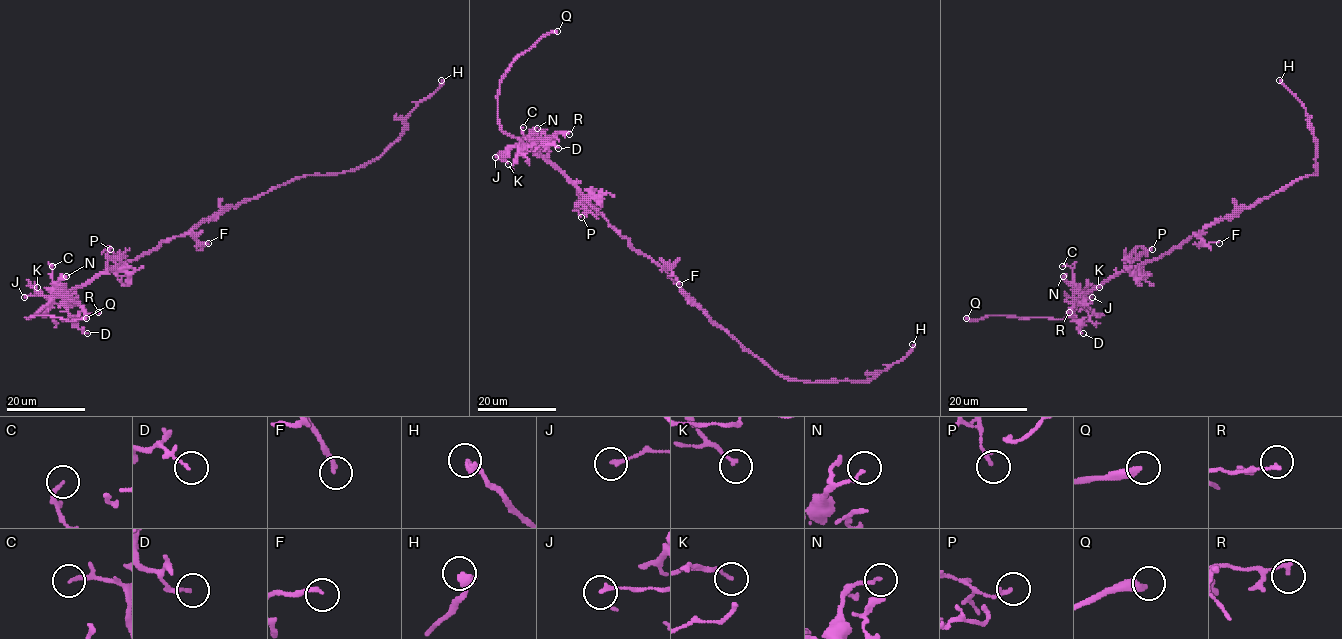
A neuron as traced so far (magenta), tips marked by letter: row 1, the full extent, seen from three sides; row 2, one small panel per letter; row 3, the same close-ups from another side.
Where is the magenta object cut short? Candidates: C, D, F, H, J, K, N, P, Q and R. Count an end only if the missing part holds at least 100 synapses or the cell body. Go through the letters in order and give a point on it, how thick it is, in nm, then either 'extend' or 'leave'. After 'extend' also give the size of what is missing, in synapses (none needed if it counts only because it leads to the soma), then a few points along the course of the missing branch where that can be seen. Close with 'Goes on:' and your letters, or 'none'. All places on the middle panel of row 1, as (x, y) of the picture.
C: place (523, 127); calibre 200 nm; leave
D: place (558, 148); calibre 90 nm; leave
F: place (679, 284); calibre 200 nm; leave
H: place (912, 344); calibre 320 nm; leave
J: place (495, 157); calibre 170 nm; leave
K: place (508, 164); calibre 140 nm; leave
N: place (537, 128); calibre 130 nm; leave
P: place (581, 217); calibre 170 nm; leave
Q: place (557, 31); calibre 360 nm; extend; course (557, 31), (570, 28), (581, 17), (587, 18)
R: place (569, 134); calibre 160 nm; leave
Goes on: Q

